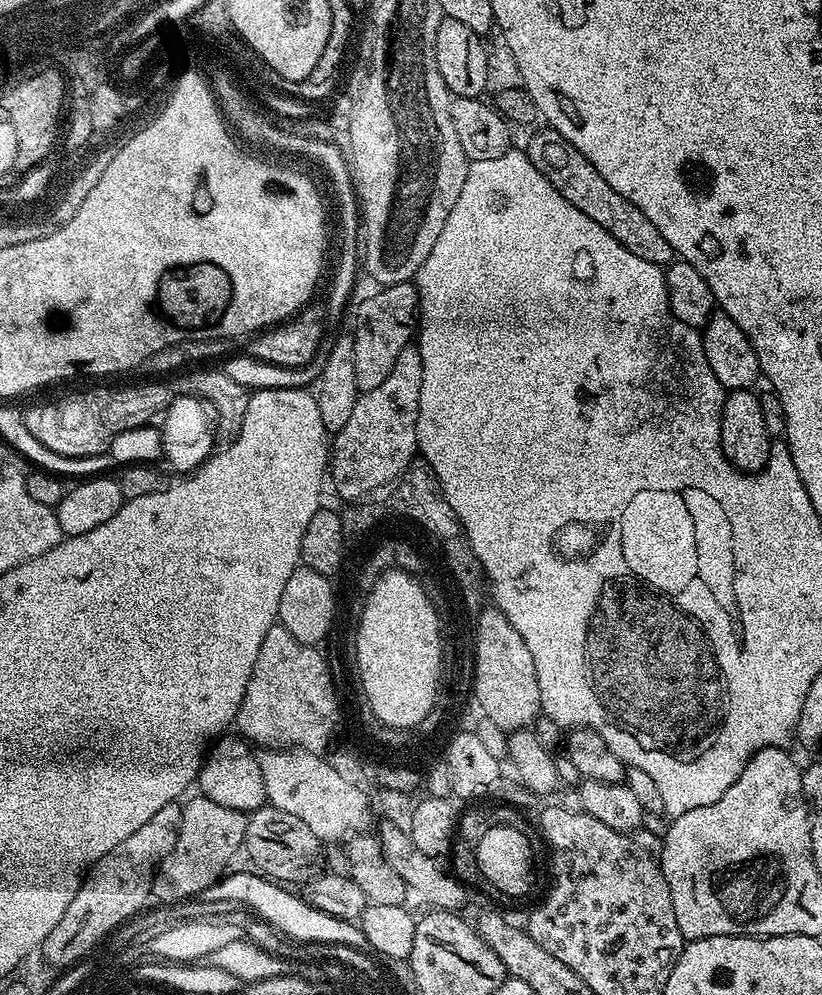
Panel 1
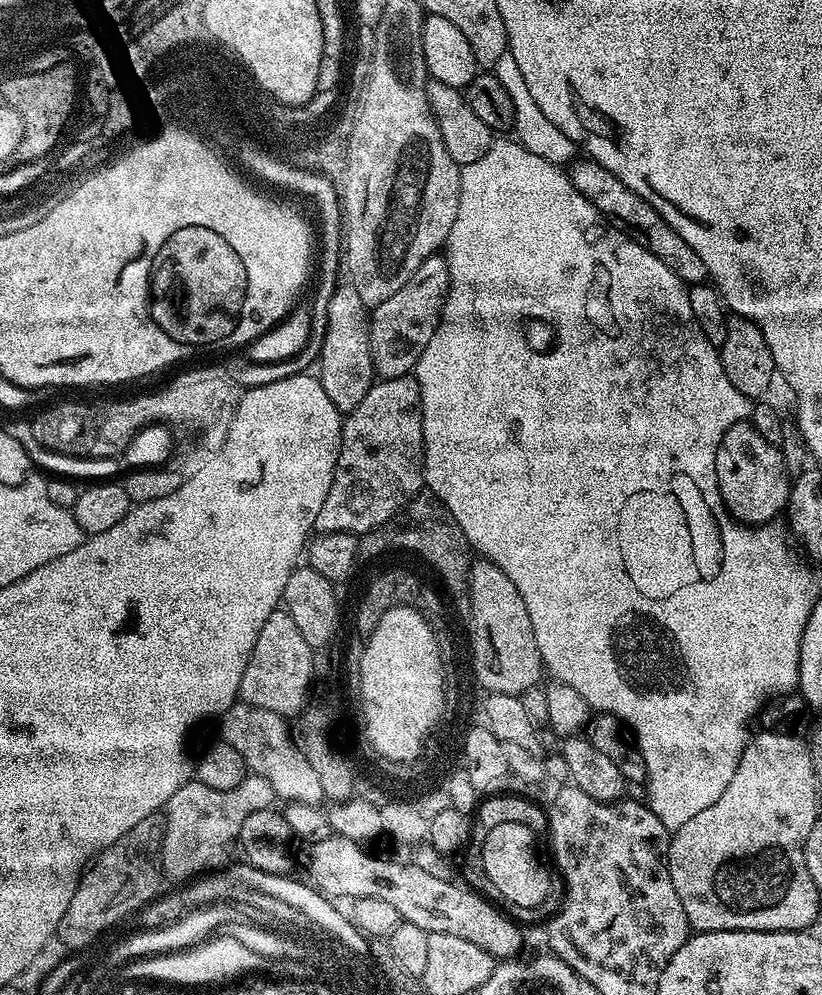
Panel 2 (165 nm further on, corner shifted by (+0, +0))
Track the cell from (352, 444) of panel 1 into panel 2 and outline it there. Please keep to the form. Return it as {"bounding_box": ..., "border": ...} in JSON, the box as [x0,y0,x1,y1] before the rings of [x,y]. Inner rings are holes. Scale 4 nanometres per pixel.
{"bounding_box":[315,375,425,534],"border":[[[415,375],[407,376],[390,376],[381,379],[379,382],[373,383],[371,390],[366,394],[366,398],[362,398],[362,402],[358,402],[358,406],[354,406],[352,412],[347,413],[343,417],[342,427],[340,429],[340,449],[338,450],[338,462],[334,470],[334,478],[330,482],[330,494],[326,494],[326,502],[322,502],[322,510],[318,510],[318,518],[316,519],[315,531],[321,532],[351,532],[358,534],[361,528],[365,528],[368,532],[372,528],[382,527],[396,511],[397,507],[403,506],[406,502],[410,502],[419,496],[425,487],[425,482],[419,478],[420,468],[420,428],[419,416],[422,415],[420,409],[420,387],[416,381]]]}

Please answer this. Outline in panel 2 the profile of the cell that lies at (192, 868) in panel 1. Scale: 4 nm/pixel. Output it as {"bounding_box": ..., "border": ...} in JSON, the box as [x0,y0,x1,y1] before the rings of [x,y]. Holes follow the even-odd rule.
{"bounding_box":[165,776,278,878],"border":[[[245,776],[243,782],[234,790],[213,790],[201,780],[191,779],[183,784],[170,798],[168,843],[165,849],[165,863],[172,876],[193,878],[203,877],[213,870],[225,867],[228,851],[239,841],[242,824],[254,811],[273,807],[278,797],[274,786],[266,778]]]}

